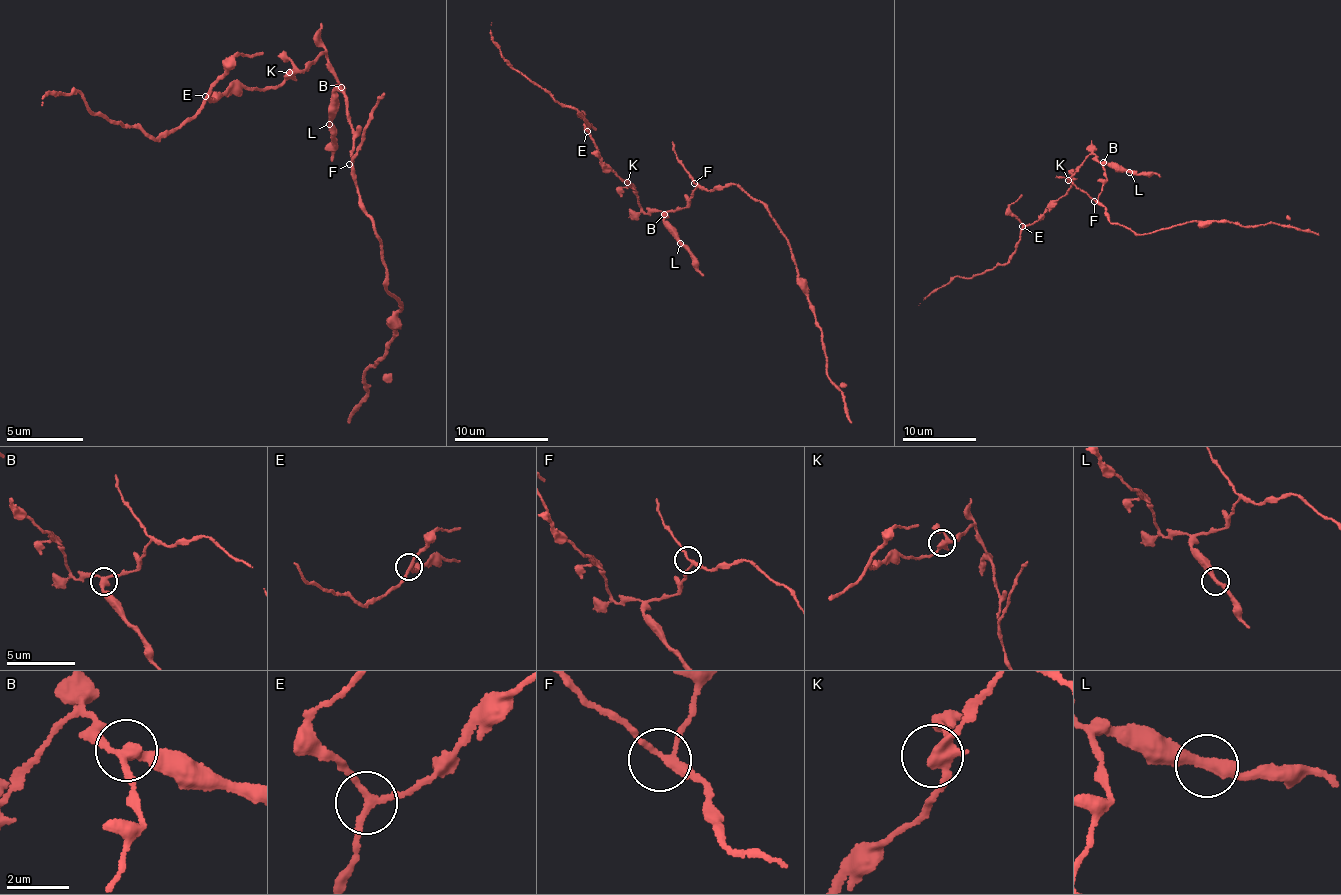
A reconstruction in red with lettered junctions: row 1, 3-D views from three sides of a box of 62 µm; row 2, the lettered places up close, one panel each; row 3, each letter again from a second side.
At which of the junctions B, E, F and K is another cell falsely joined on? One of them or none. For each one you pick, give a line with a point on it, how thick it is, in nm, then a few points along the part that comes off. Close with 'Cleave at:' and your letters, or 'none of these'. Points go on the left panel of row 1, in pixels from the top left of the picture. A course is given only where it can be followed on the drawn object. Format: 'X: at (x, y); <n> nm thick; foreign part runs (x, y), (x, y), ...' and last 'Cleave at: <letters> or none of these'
B: at (341, 87); 260 nm thick; foreign part runs (342, 87), (330, 95), (331, 161)
Cleave at: B

